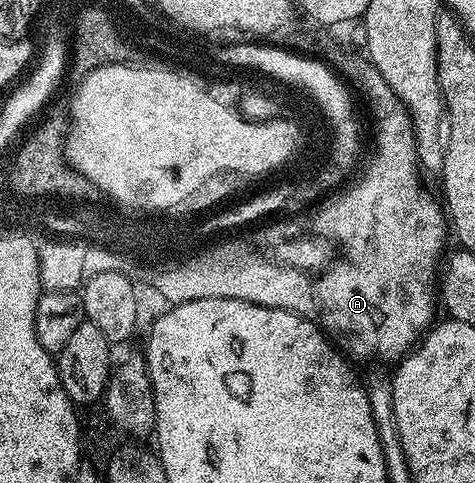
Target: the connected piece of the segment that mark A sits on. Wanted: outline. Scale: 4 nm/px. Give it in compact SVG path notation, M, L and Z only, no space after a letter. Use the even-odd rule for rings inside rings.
M355 59L350 65L356 87L367 93L371 109L375 112L375 146L371 149L371 158L363 174L351 186L348 184L340 188L318 206L319 214L315 217L318 236L334 243L338 252L339 249L343 252L343 261L336 260L318 274L315 296L319 298L322 328L344 354L352 358L360 357L363 361L376 357L379 361L398 363L411 352L436 320L437 278L441 273L447 233L449 237L449 217L444 206L422 189L424 178L415 149L414 125L407 109L400 104L369 60Z

